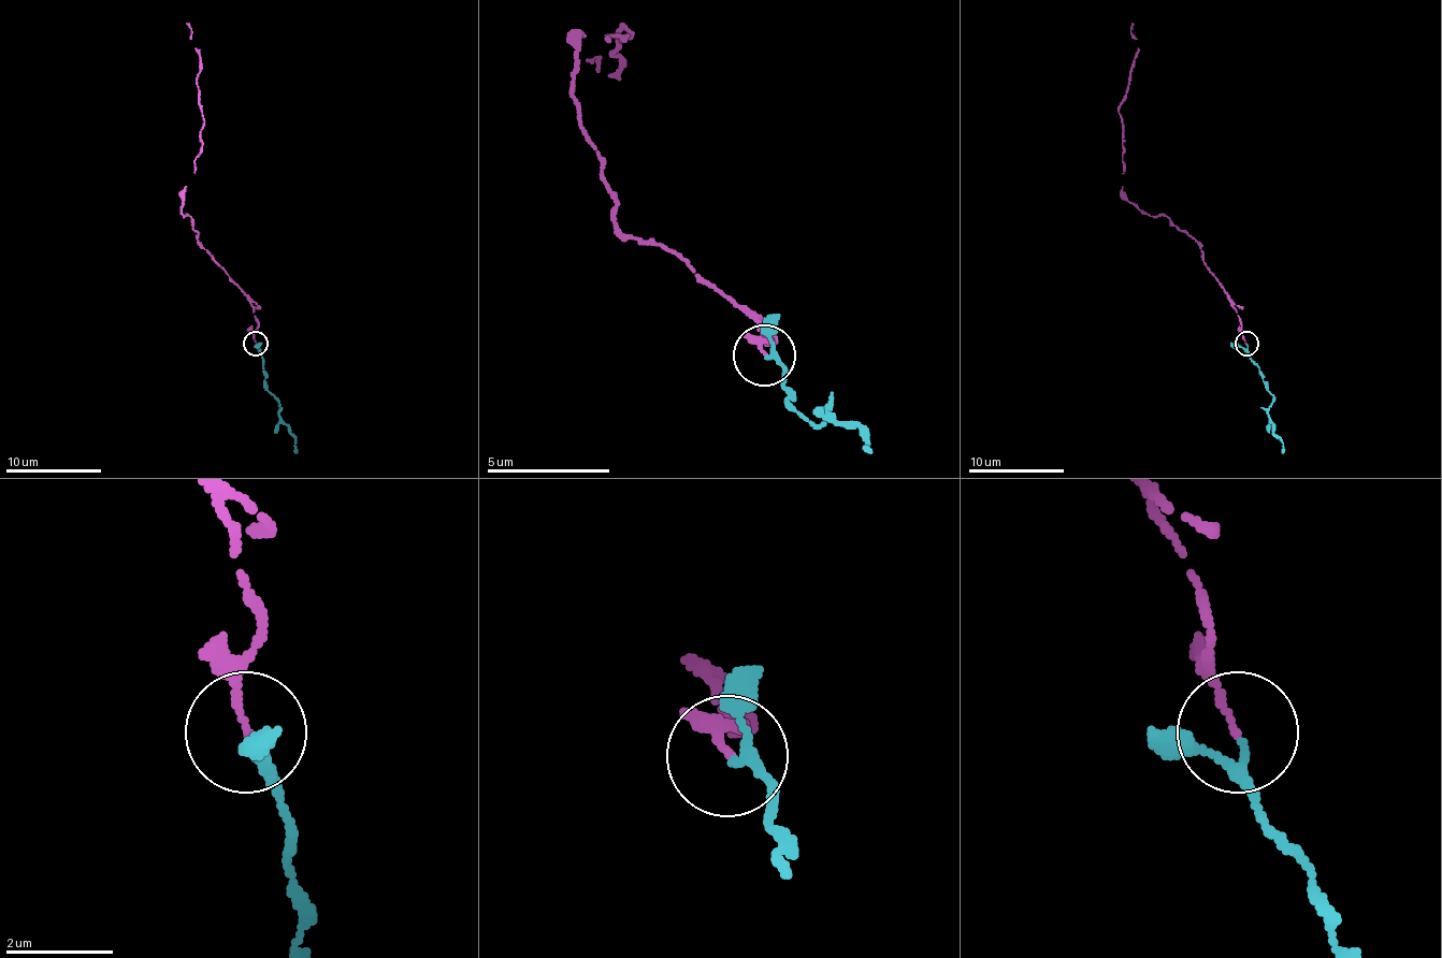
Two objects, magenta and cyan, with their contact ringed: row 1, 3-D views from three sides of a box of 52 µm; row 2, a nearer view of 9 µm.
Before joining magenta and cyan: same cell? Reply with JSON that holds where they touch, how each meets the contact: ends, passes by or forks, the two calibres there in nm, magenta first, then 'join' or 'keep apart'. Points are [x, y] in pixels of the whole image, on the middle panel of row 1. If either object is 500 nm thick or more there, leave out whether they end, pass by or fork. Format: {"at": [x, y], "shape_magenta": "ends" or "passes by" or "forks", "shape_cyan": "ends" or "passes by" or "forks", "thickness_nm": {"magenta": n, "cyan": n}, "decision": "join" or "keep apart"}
{"at": [764, 354], "shape_magenta": "ends", "shape_cyan": "passes by", "thickness_nm": {"magenta": 120, "cyan": 160}, "decision": "join"}

